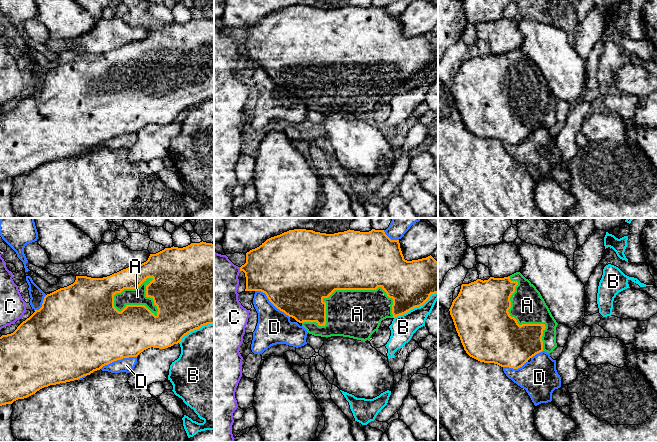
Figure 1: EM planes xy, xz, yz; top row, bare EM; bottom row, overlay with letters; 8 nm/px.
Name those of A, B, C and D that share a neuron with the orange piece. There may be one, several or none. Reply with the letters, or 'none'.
A

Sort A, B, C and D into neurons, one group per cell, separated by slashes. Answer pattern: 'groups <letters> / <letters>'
groups A / B / C / D

